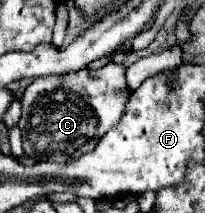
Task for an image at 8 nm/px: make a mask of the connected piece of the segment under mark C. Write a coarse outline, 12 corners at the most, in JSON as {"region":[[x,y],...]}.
{"region":[[125,67],[35,79],[25,155],[63,163],[119,125]]}

